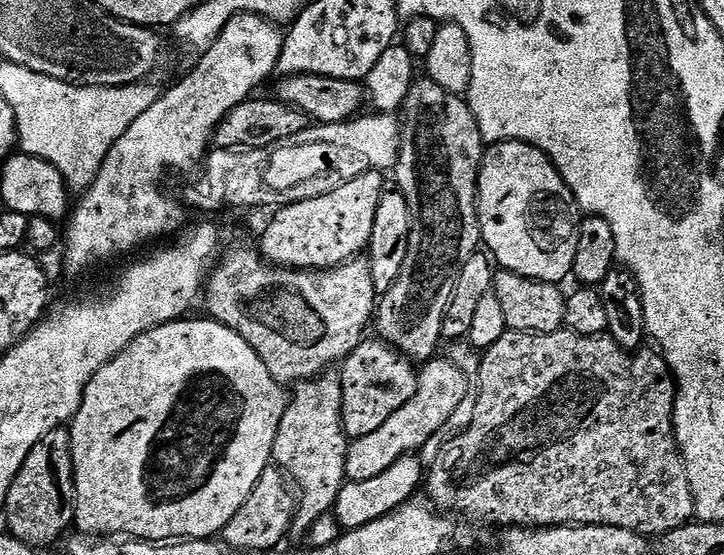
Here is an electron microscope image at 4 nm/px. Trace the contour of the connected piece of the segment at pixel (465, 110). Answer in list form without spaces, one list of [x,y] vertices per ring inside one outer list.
[[[427,78],[417,79],[404,99],[402,123],[400,125],[400,153],[394,169],[394,175],[396,175],[395,187],[399,188],[400,193],[406,198],[406,206],[410,206],[410,218],[412,219],[410,242],[406,250],[406,262],[402,262],[402,274],[398,274],[398,282],[394,282],[394,286],[390,286],[390,290],[379,297],[378,307],[374,315],[374,328],[380,331],[377,332],[379,339],[383,340],[385,344],[391,344],[399,355],[405,356],[406,359],[413,362],[427,362],[437,355],[436,347],[442,344],[442,318],[446,318],[446,306],[450,306],[450,298],[454,294],[458,274],[462,270],[466,258],[473,256],[481,247],[480,215],[476,212],[476,191],[478,190],[480,167],[484,161],[485,151],[484,139],[478,130],[478,122],[470,110],[467,99],[463,95],[450,90],[442,90],[442,86],[438,86],[432,80]]]

